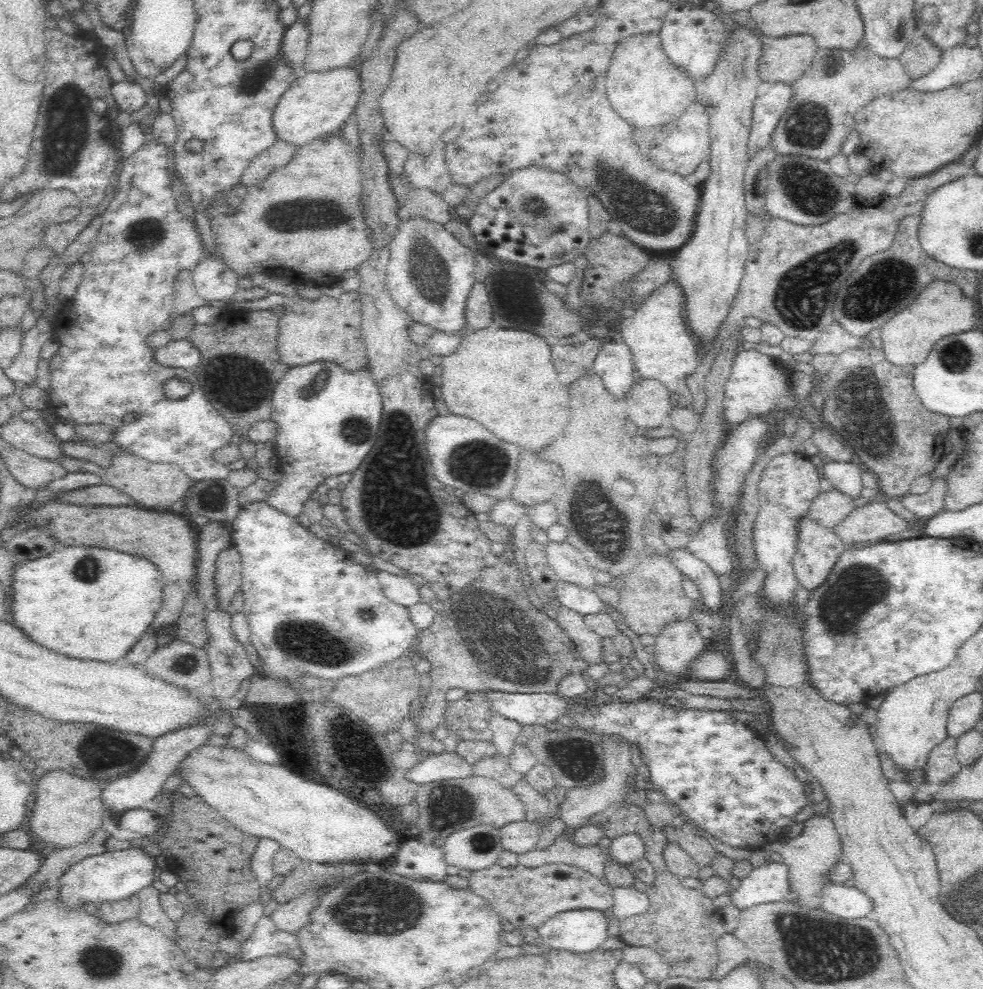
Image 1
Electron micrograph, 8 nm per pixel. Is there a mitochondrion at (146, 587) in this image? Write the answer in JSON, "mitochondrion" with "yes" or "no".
{"mitochondrion":"no"}

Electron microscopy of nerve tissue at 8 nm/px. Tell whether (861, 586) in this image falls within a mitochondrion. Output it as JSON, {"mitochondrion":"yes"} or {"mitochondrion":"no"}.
{"mitochondrion":"yes"}

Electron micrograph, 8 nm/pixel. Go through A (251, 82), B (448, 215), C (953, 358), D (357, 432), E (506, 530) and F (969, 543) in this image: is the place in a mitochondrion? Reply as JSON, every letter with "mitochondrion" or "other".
{"A":"mitochondrion","B":"other","C":"mitochondrion","D":"mitochondrion","E":"other","F":"other"}

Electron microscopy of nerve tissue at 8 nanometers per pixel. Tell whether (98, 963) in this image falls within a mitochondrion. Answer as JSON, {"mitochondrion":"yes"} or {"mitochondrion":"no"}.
{"mitochondrion":"yes"}

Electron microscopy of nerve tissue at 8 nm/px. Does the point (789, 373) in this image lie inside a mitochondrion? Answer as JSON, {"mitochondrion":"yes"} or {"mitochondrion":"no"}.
{"mitochondrion":"no"}

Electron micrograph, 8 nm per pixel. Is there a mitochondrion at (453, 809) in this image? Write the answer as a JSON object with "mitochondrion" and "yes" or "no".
{"mitochondrion":"yes"}

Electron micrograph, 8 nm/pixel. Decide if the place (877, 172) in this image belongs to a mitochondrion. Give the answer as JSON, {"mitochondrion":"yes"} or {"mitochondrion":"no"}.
{"mitochondrion":"no"}

